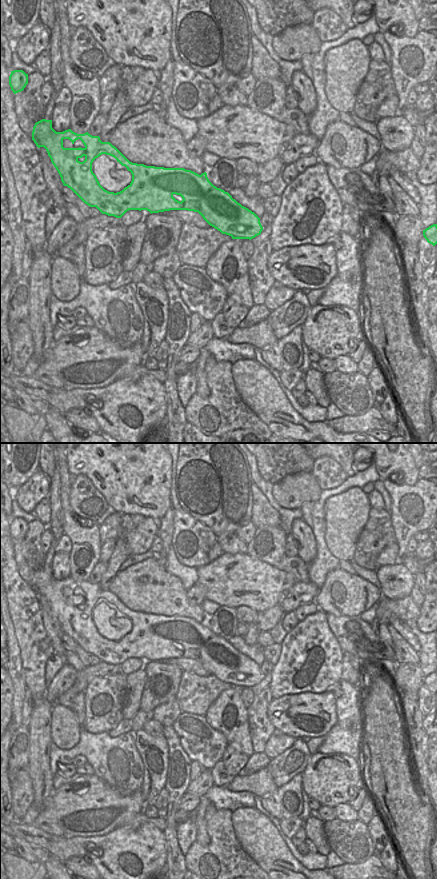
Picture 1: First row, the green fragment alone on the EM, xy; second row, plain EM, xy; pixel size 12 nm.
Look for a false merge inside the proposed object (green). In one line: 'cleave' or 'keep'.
keep

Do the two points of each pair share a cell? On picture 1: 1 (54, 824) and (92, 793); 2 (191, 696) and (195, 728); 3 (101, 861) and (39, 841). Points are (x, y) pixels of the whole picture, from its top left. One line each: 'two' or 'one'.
1: one
2: two
3: one

